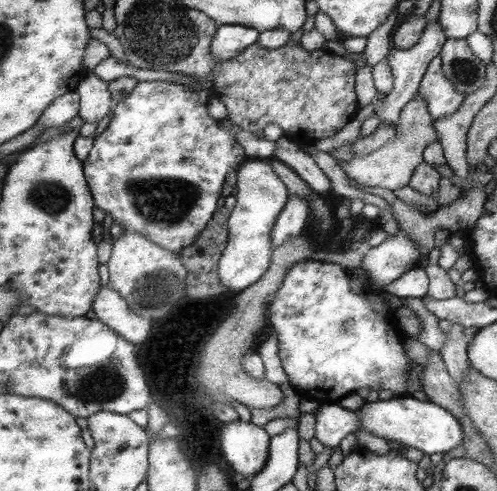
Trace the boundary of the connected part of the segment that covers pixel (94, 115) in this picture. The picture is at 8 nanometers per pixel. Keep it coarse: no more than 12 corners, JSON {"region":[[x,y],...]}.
{"region":[[87,72],[75,91],[78,116],[100,124],[112,104],[108,83]]}

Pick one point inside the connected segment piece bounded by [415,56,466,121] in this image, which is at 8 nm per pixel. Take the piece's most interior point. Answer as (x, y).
(442, 98)

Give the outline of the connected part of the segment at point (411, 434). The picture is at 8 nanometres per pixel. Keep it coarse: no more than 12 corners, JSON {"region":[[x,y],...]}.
{"region":[[430,400],[365,401],[362,431],[446,454],[460,420]]}

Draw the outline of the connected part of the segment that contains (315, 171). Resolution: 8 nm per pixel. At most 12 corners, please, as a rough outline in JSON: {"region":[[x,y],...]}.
{"region":[[283,137],[272,159],[286,164],[314,193],[331,182],[309,150]]}

